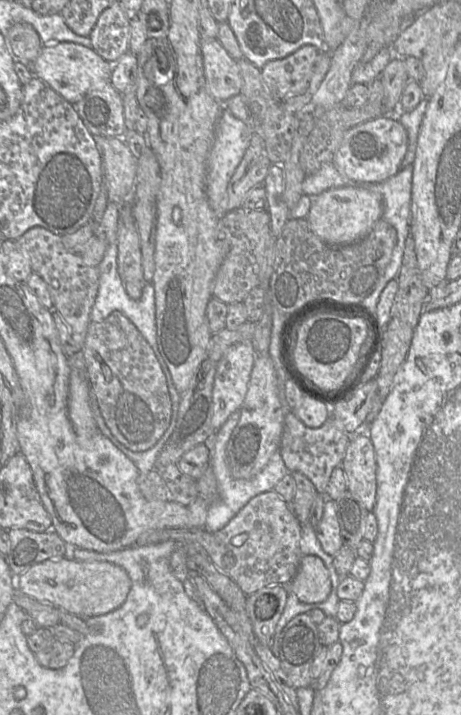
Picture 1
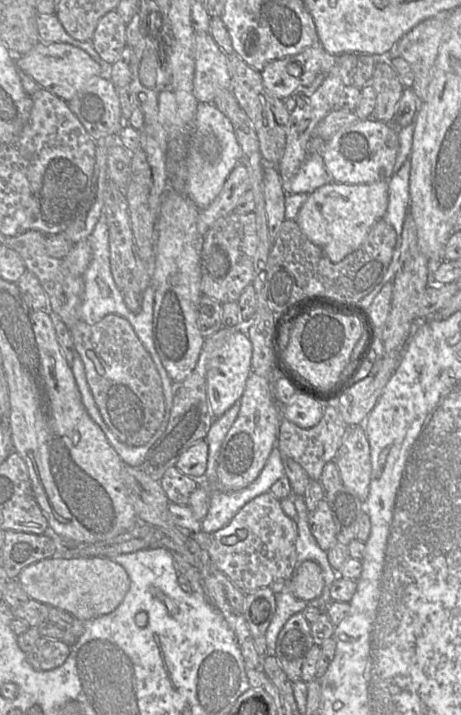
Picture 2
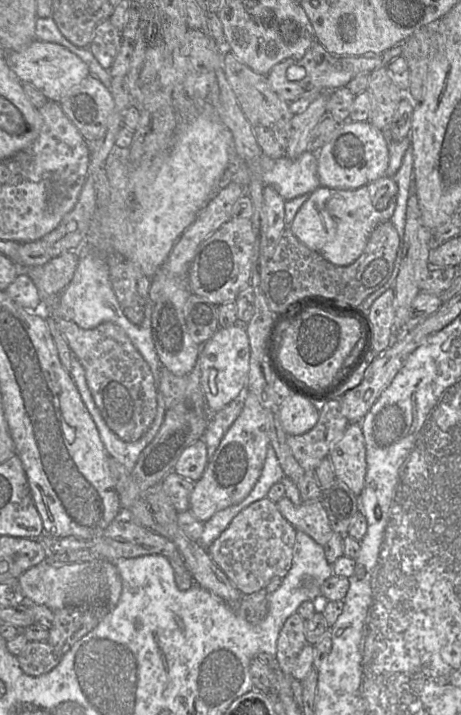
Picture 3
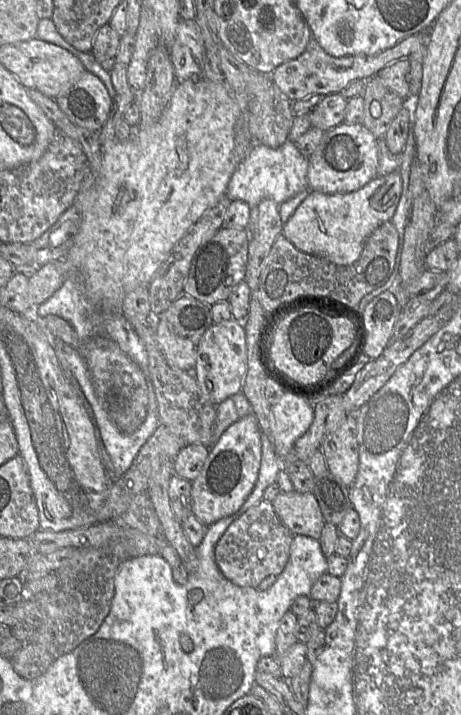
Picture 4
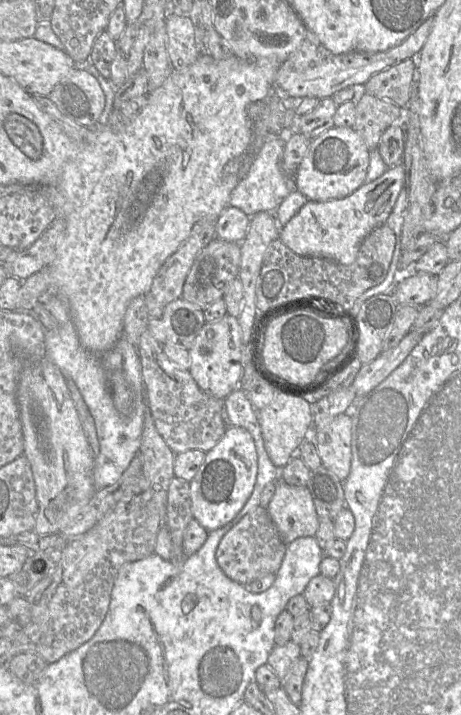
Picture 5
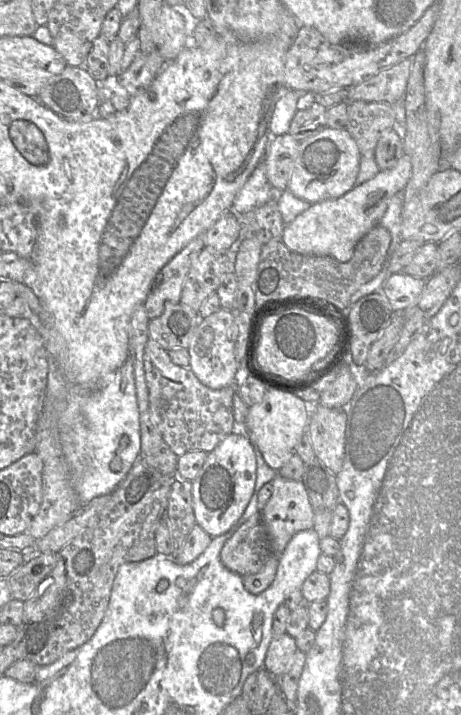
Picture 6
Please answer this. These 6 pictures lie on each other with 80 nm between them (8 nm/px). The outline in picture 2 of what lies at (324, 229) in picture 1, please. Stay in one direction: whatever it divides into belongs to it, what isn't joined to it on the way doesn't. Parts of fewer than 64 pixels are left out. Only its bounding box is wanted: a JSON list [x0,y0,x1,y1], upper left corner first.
[295,181,388,263]

